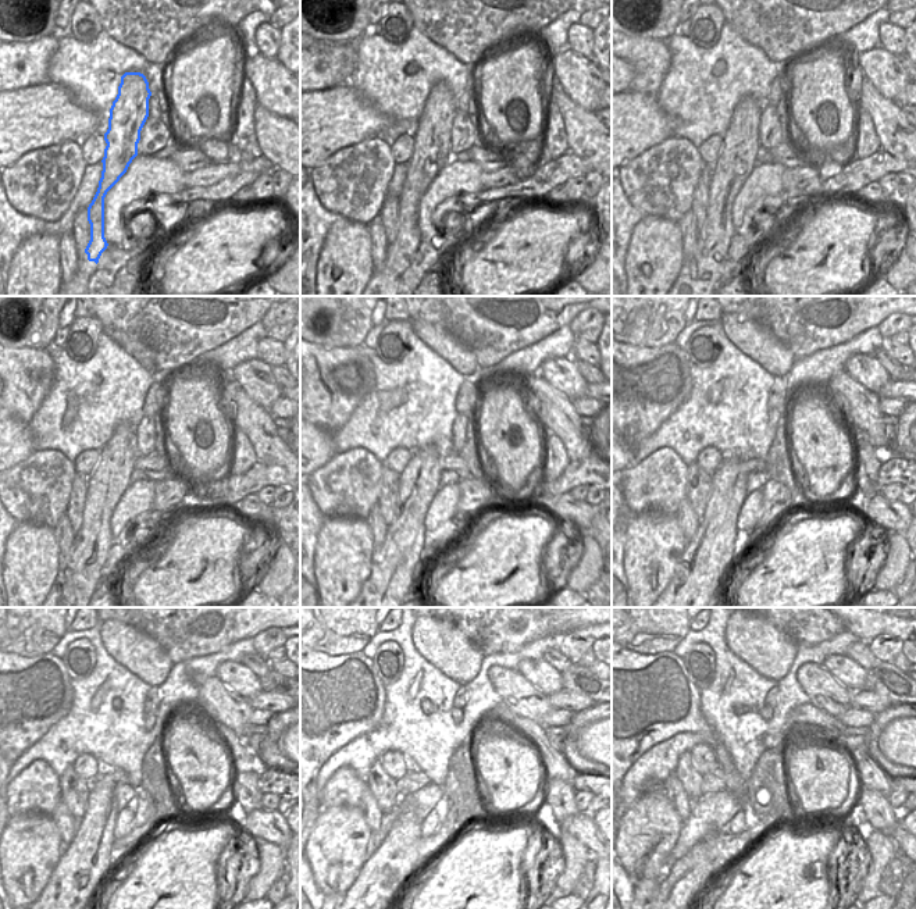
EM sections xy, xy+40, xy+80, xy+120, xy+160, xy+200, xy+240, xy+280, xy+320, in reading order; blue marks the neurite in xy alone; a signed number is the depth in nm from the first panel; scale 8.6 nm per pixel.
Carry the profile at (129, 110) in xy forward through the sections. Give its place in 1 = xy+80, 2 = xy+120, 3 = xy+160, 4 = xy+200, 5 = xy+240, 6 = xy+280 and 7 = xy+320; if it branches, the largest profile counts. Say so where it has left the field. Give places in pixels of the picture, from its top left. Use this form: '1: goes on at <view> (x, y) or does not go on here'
1: goes on at xy+80 (738, 154)
2: goes on at xy+120 (111, 476)
3: goes on at xy+160 (401, 551)
4: goes on at xy+200 (715, 546)
5: goes on at xy+240 (85, 861)
6: goes on at xy+280 (395, 861)
7: goes on at xy+320 (688, 876)

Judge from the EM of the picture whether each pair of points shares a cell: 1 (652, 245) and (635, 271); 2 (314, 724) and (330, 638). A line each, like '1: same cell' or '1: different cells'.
1: same cell
2: different cells

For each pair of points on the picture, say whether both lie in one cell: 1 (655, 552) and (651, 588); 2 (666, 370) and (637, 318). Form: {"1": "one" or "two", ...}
{"1": "one", "2": "two"}

